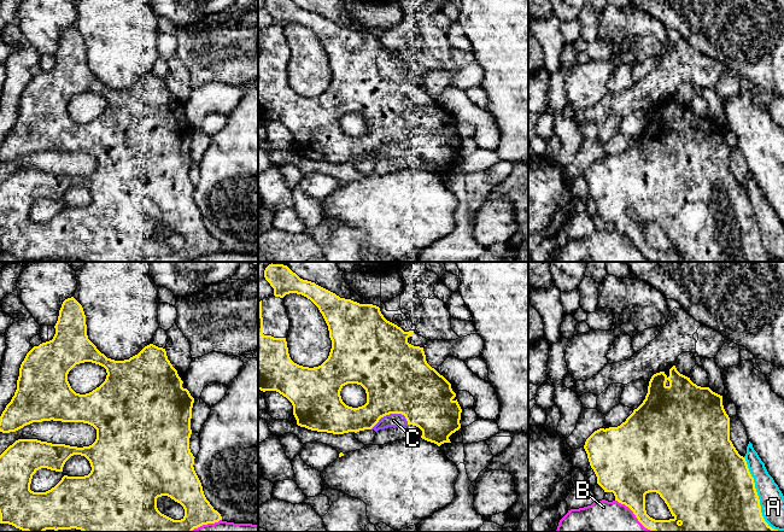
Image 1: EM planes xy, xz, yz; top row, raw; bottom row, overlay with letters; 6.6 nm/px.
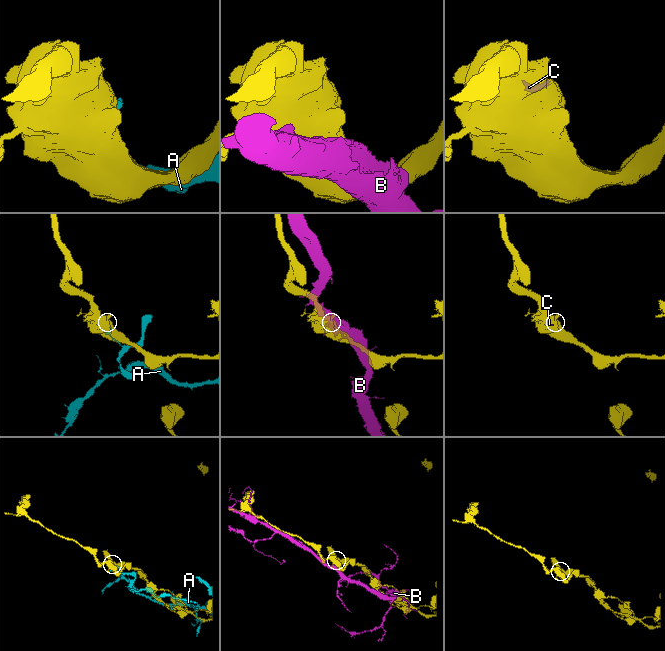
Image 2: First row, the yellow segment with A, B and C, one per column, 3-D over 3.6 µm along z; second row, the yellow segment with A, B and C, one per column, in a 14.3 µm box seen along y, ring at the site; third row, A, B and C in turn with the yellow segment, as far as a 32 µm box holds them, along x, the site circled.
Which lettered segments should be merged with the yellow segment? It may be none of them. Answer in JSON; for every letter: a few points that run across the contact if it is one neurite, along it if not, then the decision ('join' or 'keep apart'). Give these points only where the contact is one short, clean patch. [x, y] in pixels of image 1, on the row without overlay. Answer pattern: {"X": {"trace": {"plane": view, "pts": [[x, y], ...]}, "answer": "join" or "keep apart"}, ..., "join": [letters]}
{"A": {"answer": "keep apart"}, "B": {"answer": "keep apart"}, "C": {"answer": "keep apart"}, "join": []}

